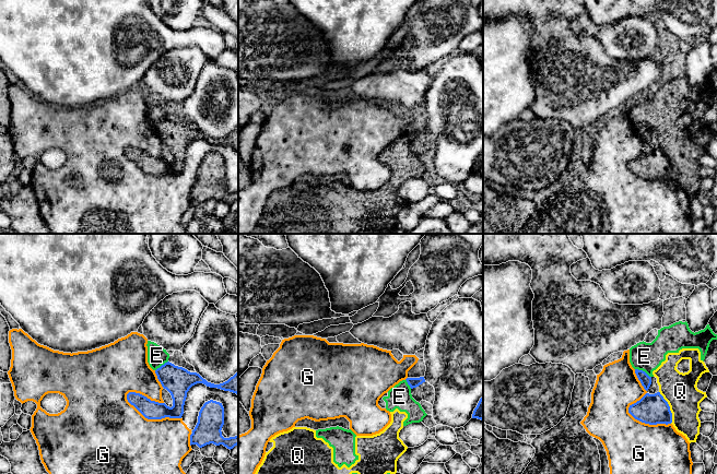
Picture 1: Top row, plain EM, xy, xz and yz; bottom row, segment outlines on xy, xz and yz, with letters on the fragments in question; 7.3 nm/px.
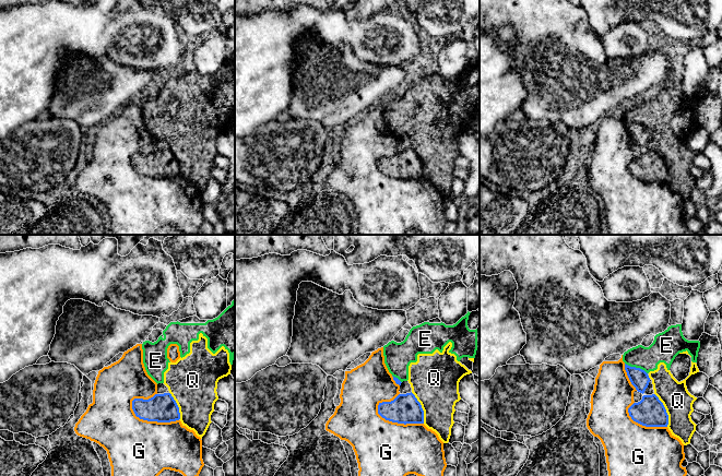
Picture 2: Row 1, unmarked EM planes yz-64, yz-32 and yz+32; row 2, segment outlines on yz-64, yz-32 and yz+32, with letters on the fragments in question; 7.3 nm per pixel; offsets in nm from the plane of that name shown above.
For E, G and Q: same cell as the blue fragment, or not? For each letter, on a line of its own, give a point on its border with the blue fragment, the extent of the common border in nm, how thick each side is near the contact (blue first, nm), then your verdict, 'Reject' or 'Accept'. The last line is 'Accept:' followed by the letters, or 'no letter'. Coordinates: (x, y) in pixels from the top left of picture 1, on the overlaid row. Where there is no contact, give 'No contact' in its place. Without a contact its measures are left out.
E: Touches blue at yz (642, 370). Shared border 140 nm. Thickness 80 nm (blue) against 220 nm. Reject
G: Touches blue at xy (151, 418). Shared border 440 nm. Thickness 140 nm (blue) against 460 nm. Reject
Q: Touches blue at yz (669, 407). Shared border 260 nm. Thickness 220 nm (blue) against 240 nm. Reject
Accept: no letter

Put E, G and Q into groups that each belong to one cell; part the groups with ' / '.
E Q / G

